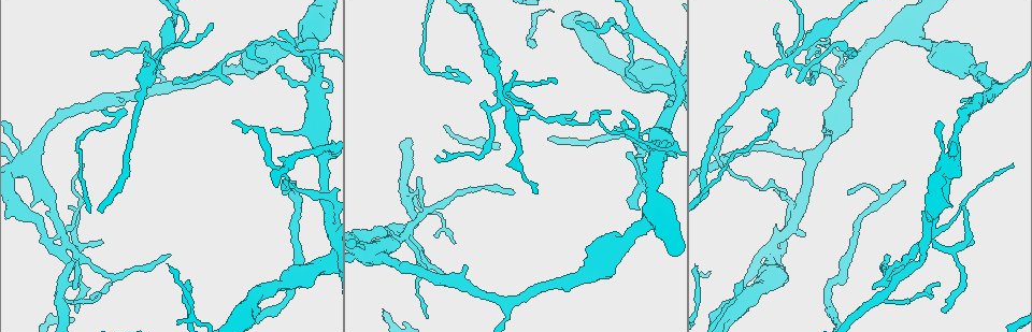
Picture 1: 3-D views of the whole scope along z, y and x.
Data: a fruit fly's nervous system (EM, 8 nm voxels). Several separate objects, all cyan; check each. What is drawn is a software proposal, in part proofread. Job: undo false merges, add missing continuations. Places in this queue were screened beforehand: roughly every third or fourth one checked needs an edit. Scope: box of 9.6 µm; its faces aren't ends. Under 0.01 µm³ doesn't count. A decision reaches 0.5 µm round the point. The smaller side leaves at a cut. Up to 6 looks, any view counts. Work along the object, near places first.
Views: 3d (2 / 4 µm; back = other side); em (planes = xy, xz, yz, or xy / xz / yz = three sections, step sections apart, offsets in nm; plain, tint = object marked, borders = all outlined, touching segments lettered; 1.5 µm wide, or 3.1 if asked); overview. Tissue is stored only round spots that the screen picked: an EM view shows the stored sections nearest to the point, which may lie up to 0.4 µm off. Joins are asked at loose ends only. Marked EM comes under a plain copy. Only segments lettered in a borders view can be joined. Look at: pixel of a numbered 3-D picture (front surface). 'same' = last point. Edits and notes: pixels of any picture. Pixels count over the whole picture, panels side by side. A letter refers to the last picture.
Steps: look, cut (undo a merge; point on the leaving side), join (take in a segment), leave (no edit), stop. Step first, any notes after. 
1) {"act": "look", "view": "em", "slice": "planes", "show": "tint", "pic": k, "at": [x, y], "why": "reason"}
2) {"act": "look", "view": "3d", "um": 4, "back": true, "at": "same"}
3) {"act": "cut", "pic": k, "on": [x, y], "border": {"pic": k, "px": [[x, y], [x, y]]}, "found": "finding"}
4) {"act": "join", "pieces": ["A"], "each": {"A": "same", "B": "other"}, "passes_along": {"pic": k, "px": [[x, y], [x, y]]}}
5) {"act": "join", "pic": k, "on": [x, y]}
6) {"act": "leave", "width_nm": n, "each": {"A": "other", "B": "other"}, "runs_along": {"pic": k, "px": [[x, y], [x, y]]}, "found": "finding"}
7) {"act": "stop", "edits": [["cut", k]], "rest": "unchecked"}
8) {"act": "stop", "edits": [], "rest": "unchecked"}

{"act": "look", "view": "em", "slice": "xz", "step": 8, "show": "tint", "pic": 1, "at": [943, 309], "why": "thin end"}

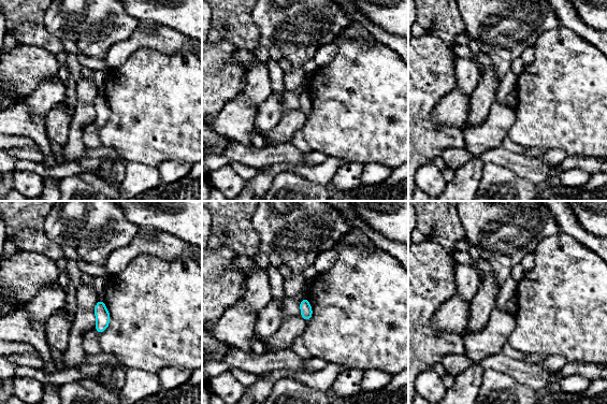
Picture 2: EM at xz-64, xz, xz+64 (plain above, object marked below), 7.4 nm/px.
{"act": "look", "view": "em", "slice": "xz", "step": 8, "show": "borders", "at": "same"}

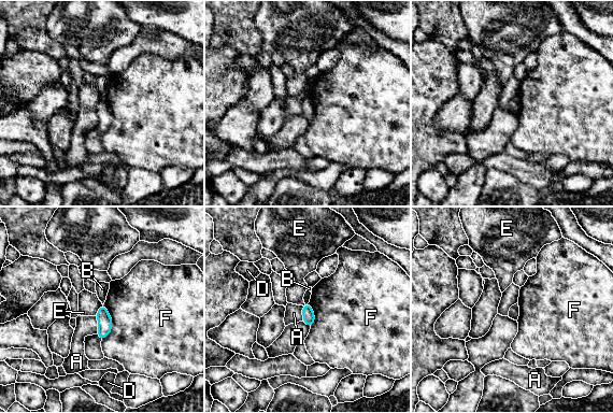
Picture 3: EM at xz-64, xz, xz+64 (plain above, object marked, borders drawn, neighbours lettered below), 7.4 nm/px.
{"act": "leave", "each": {"A": "other", "B": "other", "D": "other", "E": "other", "F": "other"}, "found": "none of them fits"}

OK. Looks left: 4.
{"act": "look", "view": "em", "slice": "planes", "show": "tint", "pic": 1, "at": [83, 164], "why": "branch stops here"}

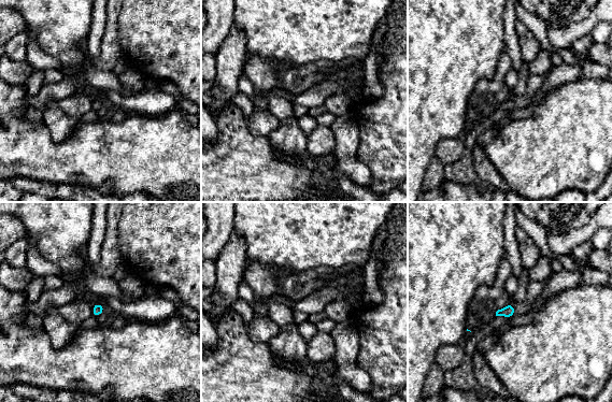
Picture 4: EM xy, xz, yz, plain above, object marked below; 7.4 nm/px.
{"act": "look", "view": "em", "slice": "planes", "show": "borders", "at": "same", "why": "see the neighbours"}

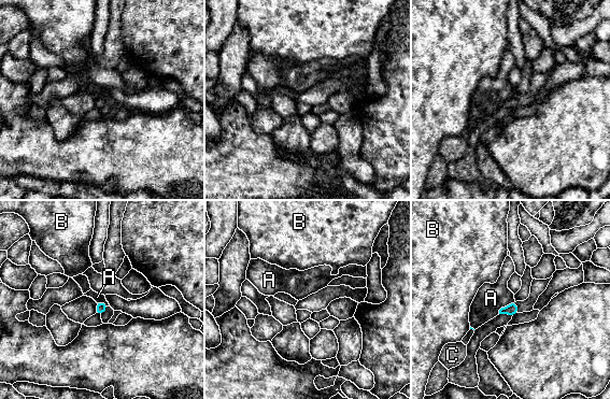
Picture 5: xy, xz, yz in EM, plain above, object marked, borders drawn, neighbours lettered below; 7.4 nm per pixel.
{"act": "leave", "each": {"A": "other", "B": "other", "C": "other"}, "border": {"pic": 5, "px": [[514, 299], [504, 305], [498, 313]]}, "found": "none of them fits"}

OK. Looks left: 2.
{"act": "look", "view": "em", "slice": "planes", "show": "tint", "pic": 1, "at": [789, 56], "why": "looks like a crossing"}

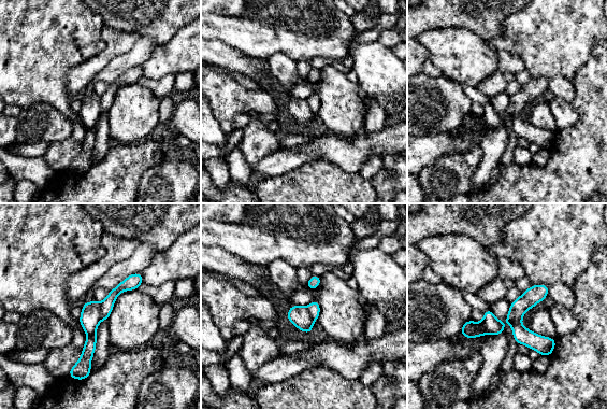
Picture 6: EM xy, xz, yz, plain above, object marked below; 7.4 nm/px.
{"act": "look", "view": "em", "slice": "planes", "show": "borders", "at": "same", "why": "see the neighbours"}

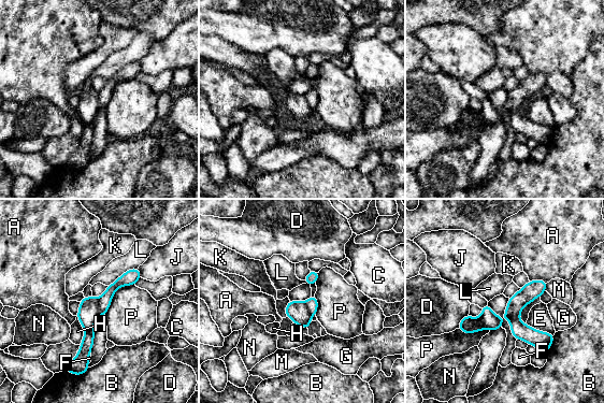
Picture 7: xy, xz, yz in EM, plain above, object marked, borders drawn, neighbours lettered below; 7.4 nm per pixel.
{"act": "cut", "pic": 7, "on": [104, 301], "each": {"A": "other", "B": "other", "C": "other", "D": "other", "E": "other", "F": "other", "G": "other", "H": "other", "J": "other", "K": "other", "L": "other", "M": "other", "N": "other", "P": "other"}, "border": {"pic": 7, "px": [[98, 299], [99, 314]]}, "found": "a second neuron is stuck on"}

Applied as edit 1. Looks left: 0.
{"act": "stop", "edits": [["cut", 7]], "rest": "unchecked"}

